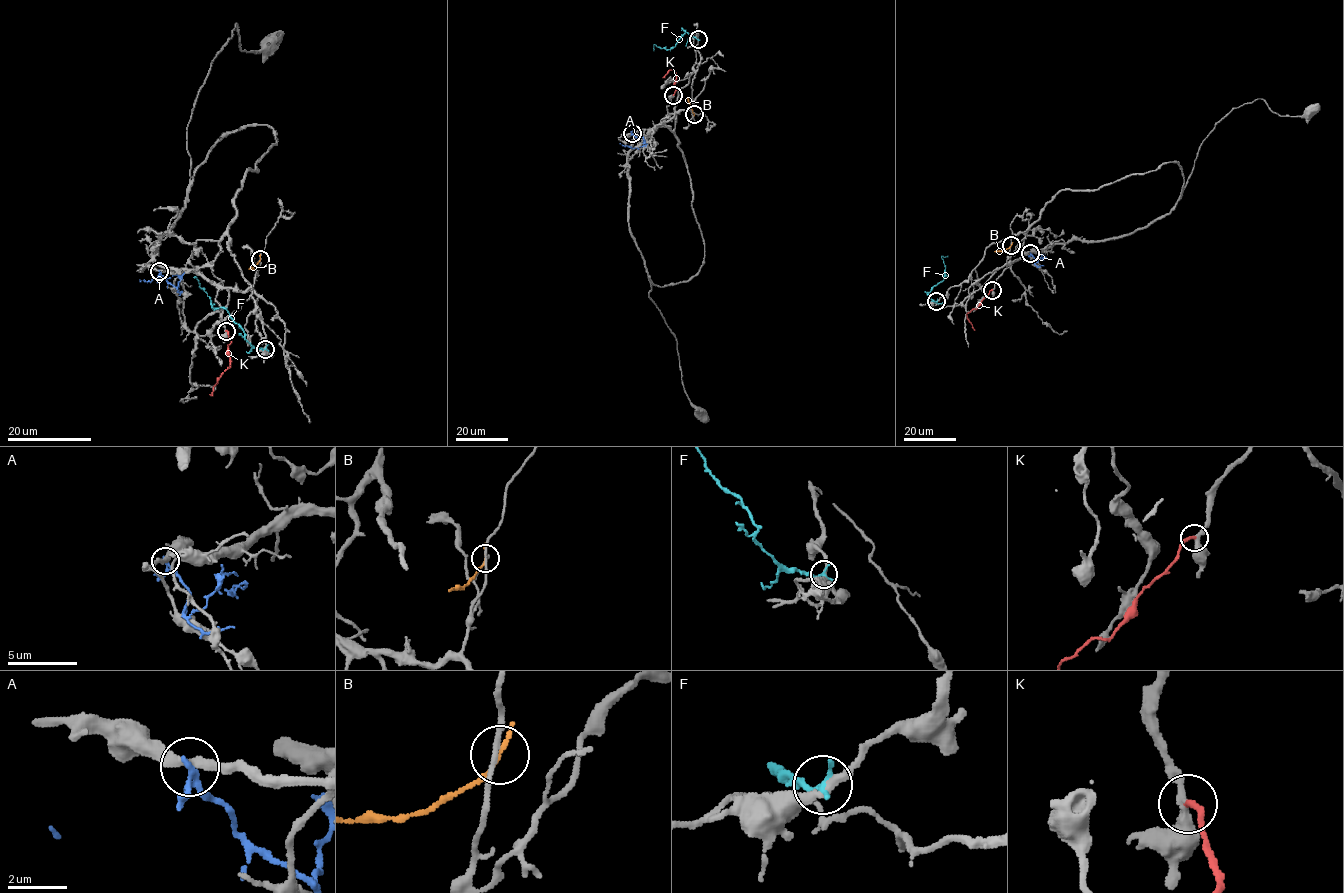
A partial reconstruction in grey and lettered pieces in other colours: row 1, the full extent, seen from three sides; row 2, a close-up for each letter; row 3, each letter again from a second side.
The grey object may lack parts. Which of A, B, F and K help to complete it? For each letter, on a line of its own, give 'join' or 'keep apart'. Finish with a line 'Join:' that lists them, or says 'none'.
A: keep apart
B: keep apart
F: keep apart
K: join
Join: K

